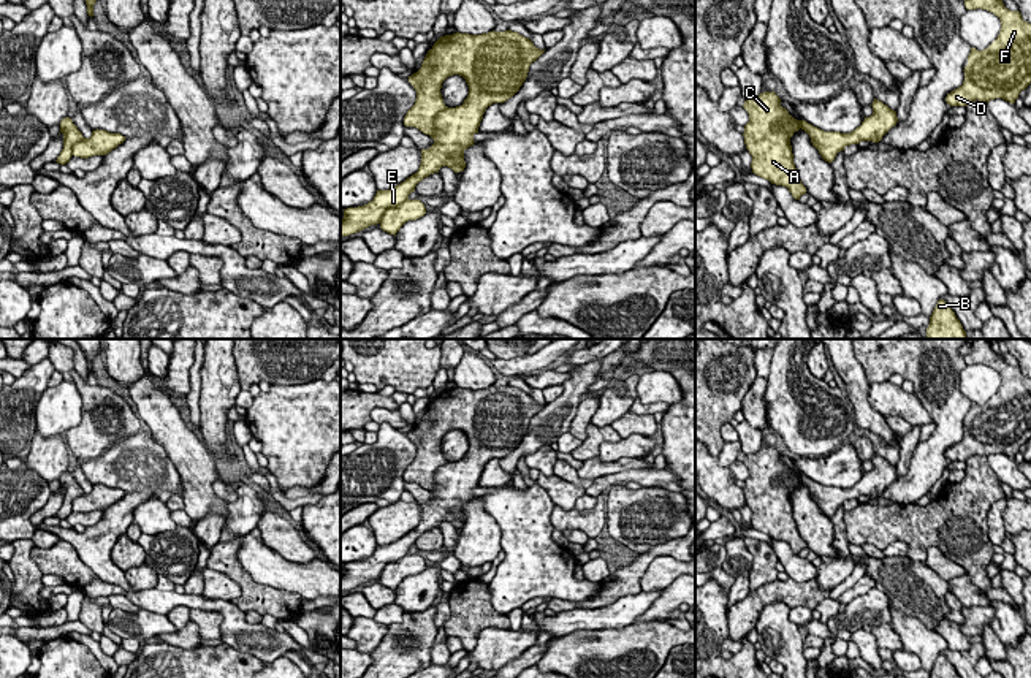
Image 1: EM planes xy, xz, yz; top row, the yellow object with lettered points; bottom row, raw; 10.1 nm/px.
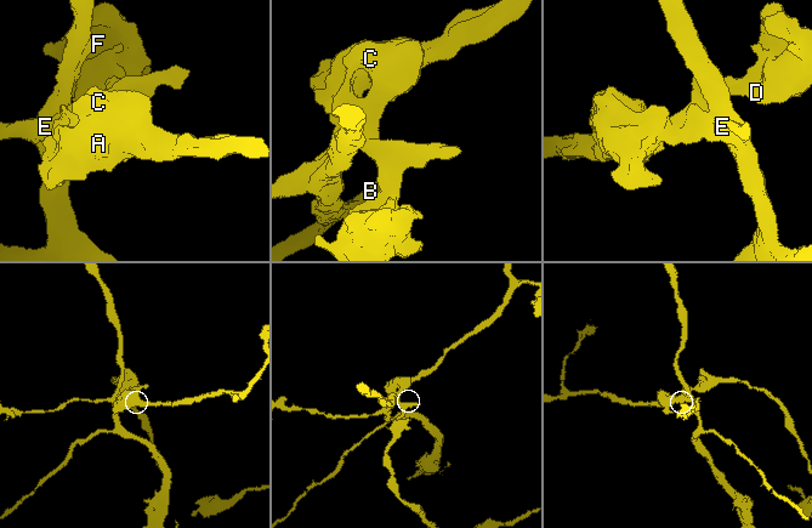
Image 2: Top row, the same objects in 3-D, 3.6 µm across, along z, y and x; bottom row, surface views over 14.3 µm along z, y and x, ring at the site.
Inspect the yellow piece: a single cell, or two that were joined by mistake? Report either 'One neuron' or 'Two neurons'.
One neuron

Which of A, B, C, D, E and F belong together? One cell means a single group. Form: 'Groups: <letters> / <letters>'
Groups: A B C D E F

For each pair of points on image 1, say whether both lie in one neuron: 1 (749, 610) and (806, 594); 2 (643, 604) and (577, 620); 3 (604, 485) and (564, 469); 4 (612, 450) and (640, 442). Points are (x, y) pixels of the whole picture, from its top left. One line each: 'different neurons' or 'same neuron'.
1: same neuron
2: same neuron
3: different neurons
4: same neuron

